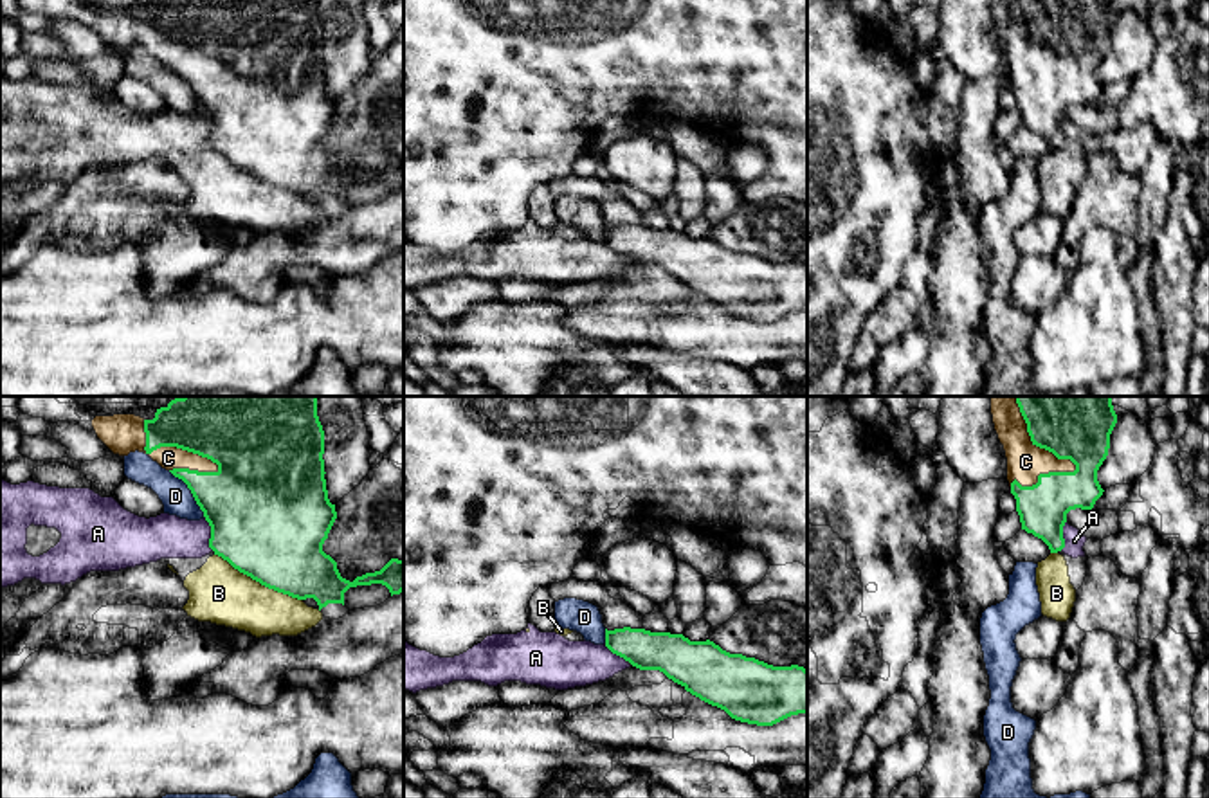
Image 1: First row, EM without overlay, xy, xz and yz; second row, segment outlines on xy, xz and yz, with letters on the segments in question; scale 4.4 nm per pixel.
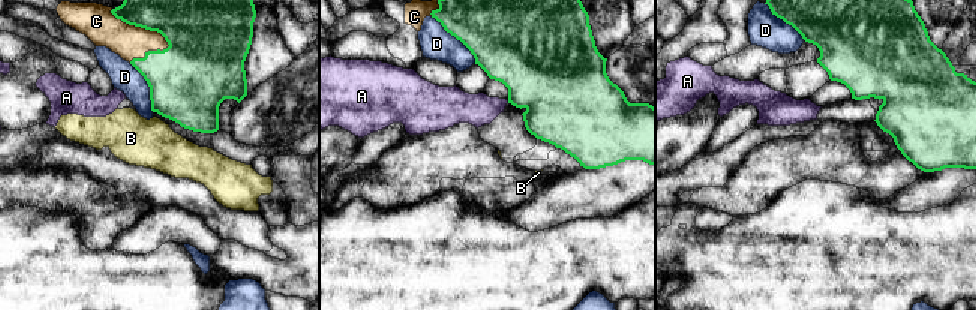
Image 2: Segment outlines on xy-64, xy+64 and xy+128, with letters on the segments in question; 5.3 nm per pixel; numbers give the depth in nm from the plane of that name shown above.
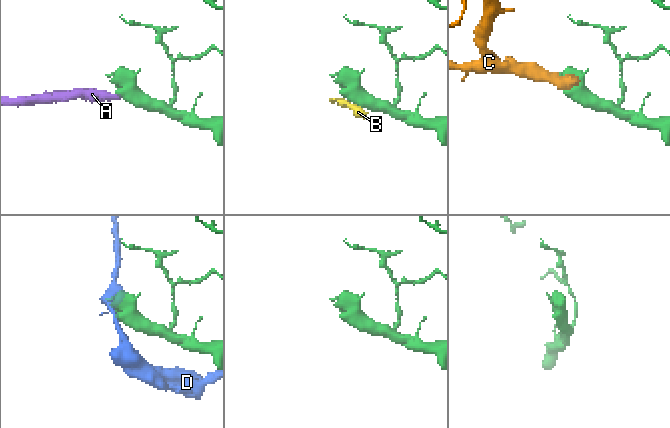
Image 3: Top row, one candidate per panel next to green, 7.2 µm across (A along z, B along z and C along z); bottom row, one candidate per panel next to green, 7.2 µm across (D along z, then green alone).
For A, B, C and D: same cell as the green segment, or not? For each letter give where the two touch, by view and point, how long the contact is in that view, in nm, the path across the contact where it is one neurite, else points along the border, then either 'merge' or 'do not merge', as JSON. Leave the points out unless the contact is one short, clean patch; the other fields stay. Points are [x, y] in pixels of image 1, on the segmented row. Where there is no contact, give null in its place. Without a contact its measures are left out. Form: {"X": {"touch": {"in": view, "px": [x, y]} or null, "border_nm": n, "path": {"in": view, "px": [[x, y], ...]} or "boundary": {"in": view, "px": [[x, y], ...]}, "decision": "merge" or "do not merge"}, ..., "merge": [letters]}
{"A": {"touch": {"in": "xy", "px": [211, 534]}, "border_nm": 170, "boundary": {"in": "xy", "px": [[204, 516], [213, 550]]}, "decision": "do not merge"}, "B": {"touch": {"in": "xy", "px": [258, 580]}, "border_nm": 440, "boundary": {"in": "xy", "px": [[215, 553], [262, 584], [301, 600]]}, "decision": "do not merge"}, "C": {"touch": {"in": "yz", "px": [1035, 444]}, "border_nm": 440, "decision": "merge"}, "D": {"touch": {"in": "xy", "px": [191, 492]}, "border_nm": 260, "decision": "do not merge"}, "merge": ["C"]}

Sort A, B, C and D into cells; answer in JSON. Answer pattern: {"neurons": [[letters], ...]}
{"neurons": [["A", "B"], ["C"], ["D"]]}

